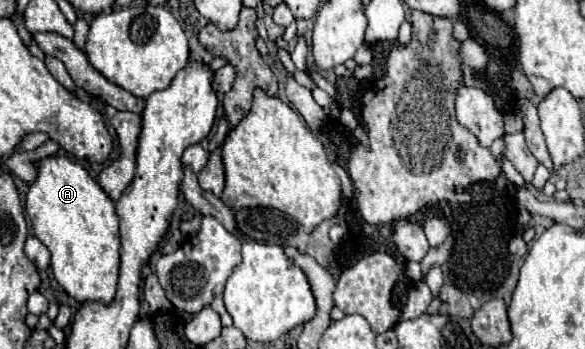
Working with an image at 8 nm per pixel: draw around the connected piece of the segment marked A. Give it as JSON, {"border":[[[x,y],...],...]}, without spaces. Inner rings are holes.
{"border":[[[49,156],[37,162],[37,178],[29,184],[25,210],[31,218],[35,238],[51,252],[53,276],[65,292],[79,300],[101,300],[109,304],[115,296],[119,276],[119,220],[115,202],[69,156]]]}

